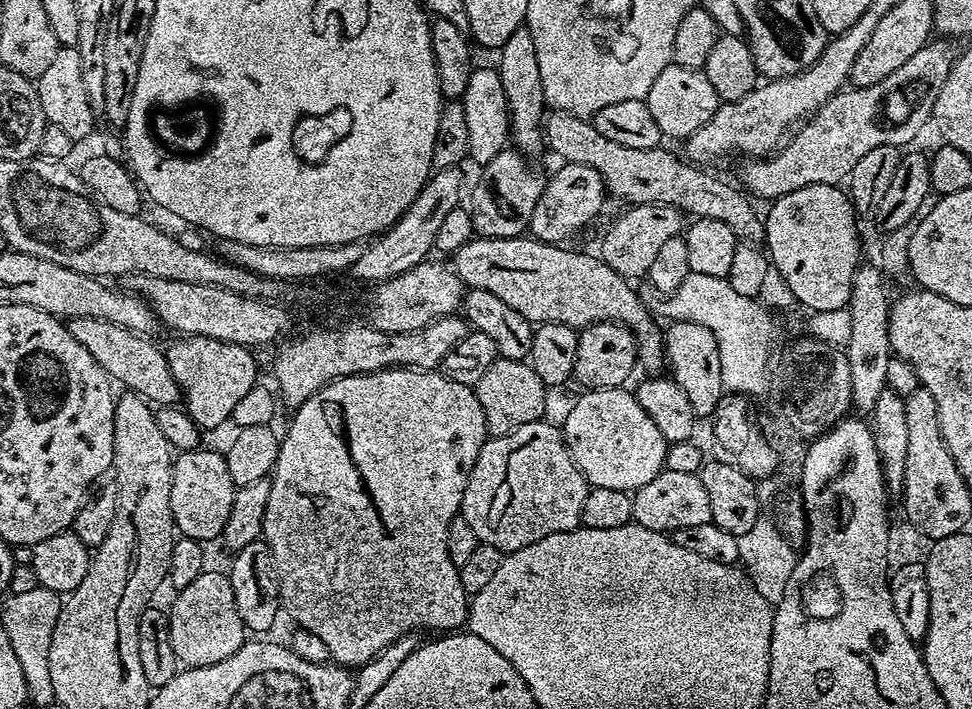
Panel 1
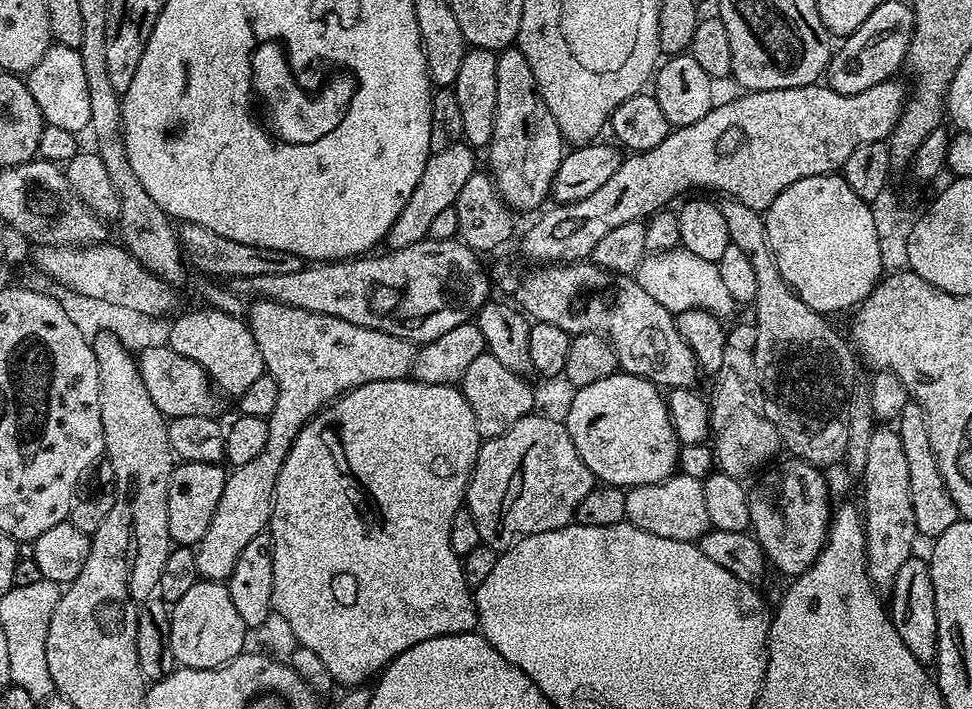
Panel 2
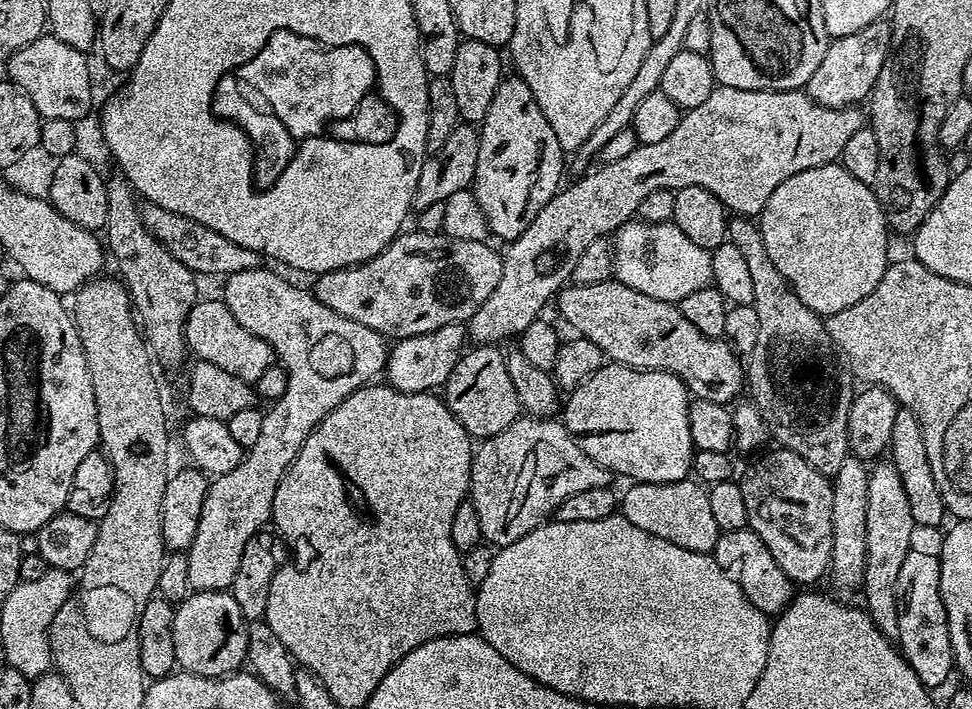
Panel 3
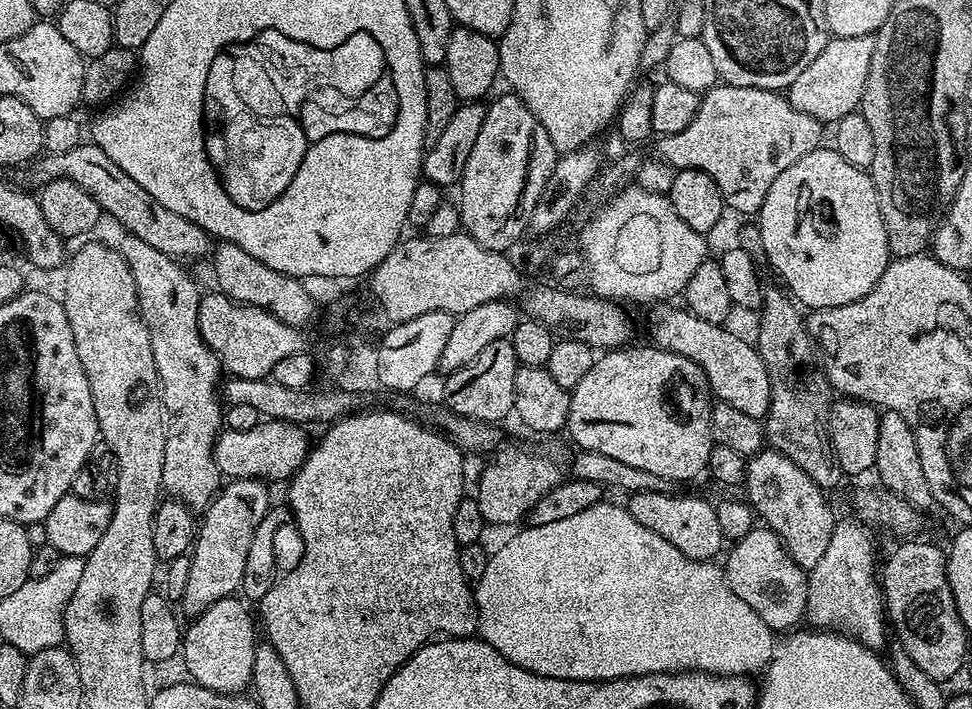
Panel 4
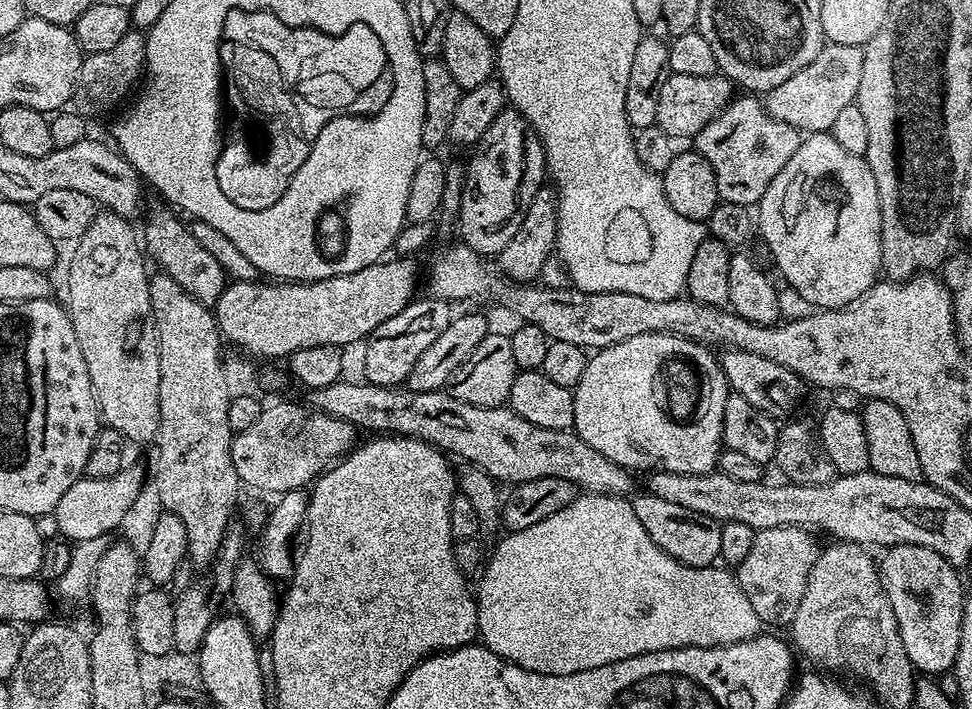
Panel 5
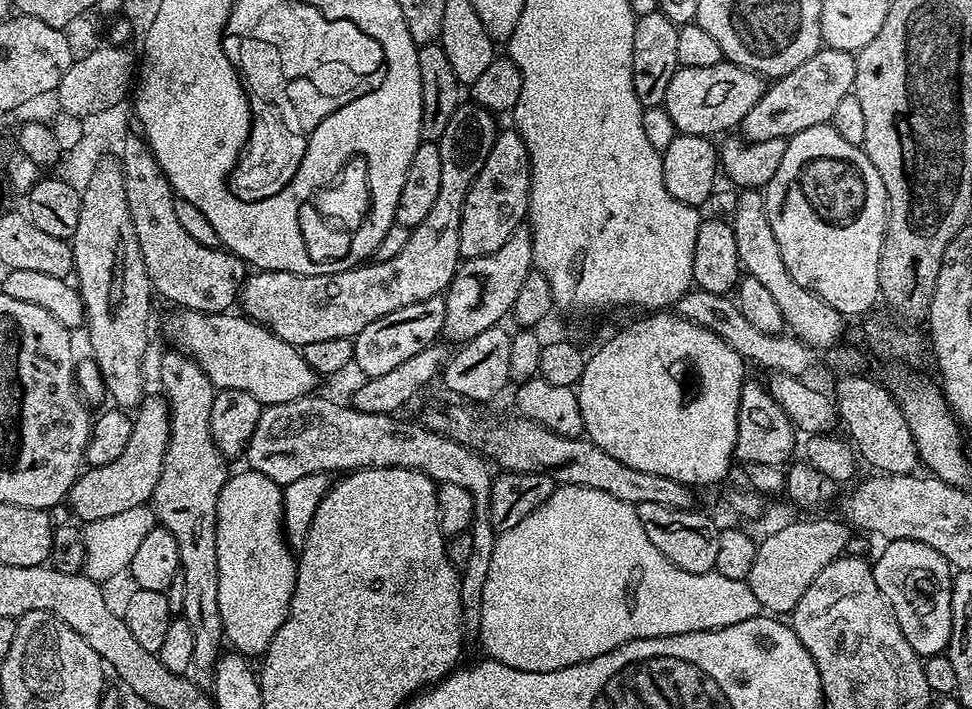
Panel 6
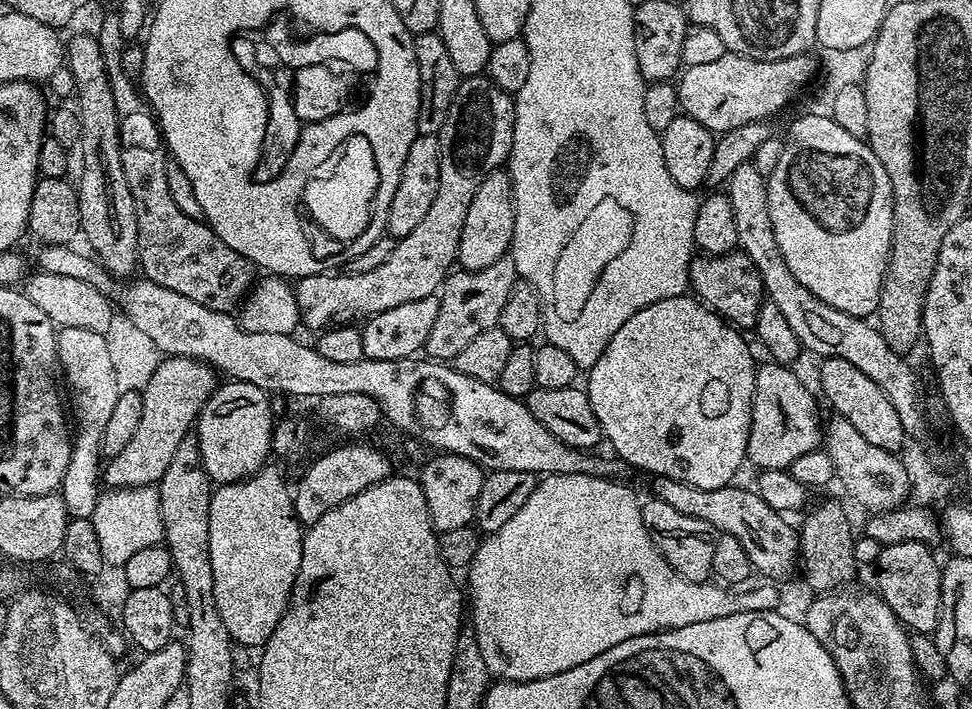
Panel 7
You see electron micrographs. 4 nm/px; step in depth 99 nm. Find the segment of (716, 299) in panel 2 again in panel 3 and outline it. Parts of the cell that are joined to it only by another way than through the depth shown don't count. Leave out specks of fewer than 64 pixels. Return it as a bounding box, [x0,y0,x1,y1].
[612,218,712,305]

